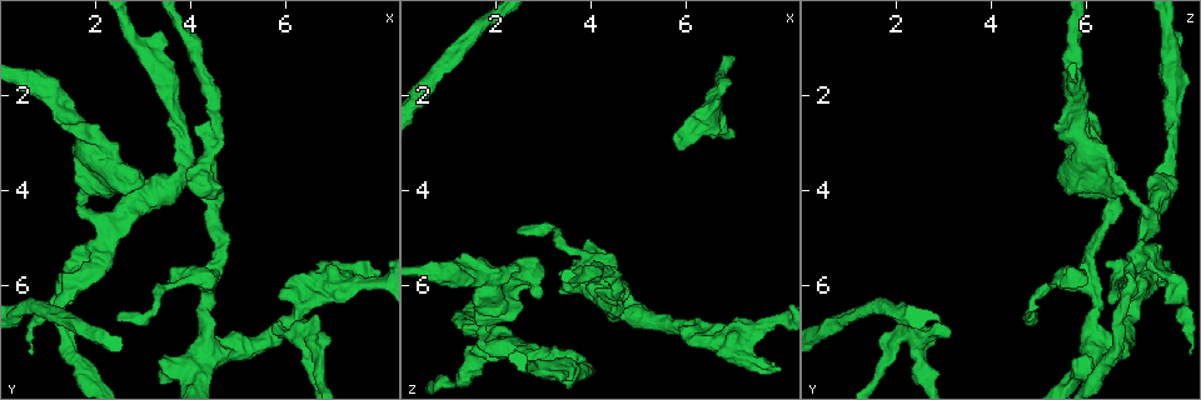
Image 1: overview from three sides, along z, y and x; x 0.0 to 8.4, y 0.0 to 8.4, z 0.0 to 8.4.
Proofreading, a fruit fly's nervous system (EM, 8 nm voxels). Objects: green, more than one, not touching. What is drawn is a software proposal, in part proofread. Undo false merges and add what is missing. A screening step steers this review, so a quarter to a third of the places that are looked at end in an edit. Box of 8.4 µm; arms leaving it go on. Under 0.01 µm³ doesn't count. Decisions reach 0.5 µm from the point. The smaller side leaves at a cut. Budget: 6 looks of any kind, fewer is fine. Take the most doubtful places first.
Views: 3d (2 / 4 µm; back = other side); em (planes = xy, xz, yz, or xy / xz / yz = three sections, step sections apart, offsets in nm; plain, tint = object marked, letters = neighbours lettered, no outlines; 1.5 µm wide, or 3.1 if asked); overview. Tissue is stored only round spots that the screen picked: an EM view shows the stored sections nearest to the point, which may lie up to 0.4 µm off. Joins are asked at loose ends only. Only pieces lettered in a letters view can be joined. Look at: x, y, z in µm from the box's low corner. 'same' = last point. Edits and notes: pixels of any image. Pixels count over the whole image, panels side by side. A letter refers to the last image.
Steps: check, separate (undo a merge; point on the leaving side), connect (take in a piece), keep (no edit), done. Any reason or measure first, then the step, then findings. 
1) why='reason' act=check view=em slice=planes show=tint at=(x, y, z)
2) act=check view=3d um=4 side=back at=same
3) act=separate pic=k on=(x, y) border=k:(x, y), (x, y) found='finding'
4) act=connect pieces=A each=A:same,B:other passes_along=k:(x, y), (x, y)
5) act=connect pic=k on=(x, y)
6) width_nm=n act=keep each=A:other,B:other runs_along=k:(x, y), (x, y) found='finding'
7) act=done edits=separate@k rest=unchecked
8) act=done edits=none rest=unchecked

why='branch stops here' act=check view=em slice=planes show=letters at=(2.50, 6.75, 4.75)

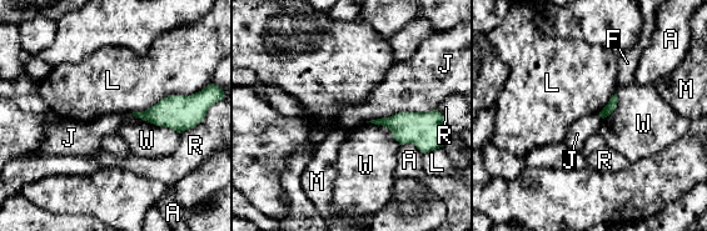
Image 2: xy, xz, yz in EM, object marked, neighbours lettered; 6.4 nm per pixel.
longest_contact=J:460nm act=keep each=A:other,F:other,J:other,L:other,M:other,R:other,W:other border=2:(436, 109), (398, 111), (367, 121) found='no lettered piece goes on from it'

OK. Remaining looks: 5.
why='branch stops here' act=check view=3d um=2 side=back at=(1.30, 2.70, 5.30)

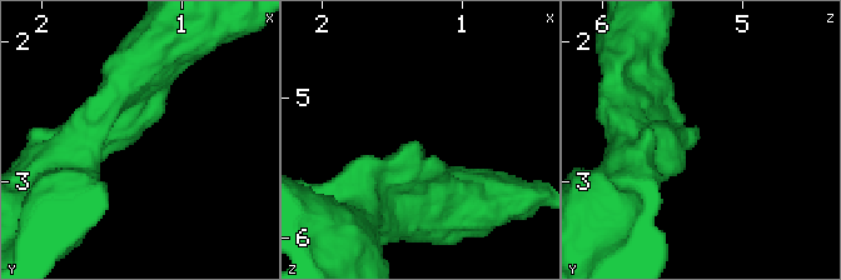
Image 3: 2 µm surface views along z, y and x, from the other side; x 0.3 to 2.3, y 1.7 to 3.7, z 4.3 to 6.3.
act=check view=em slice=xz step=4 show=letters at=(1.32, 2.66, 5.28)

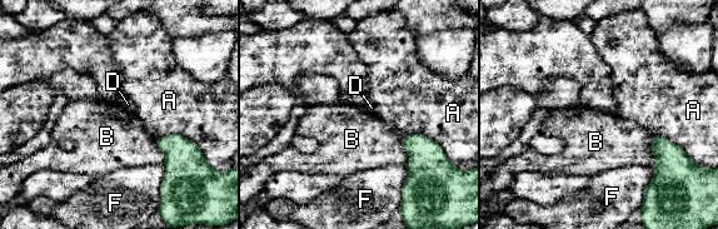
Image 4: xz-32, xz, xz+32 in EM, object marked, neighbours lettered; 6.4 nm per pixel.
why='another direction' act=check view=em slice=planes show=letters at=same

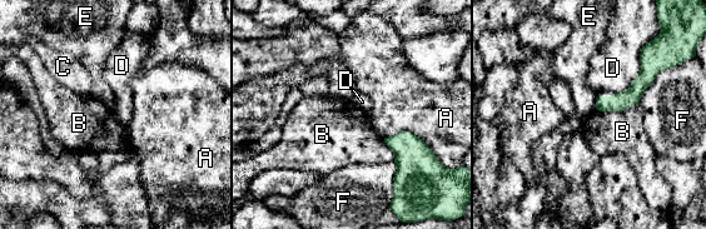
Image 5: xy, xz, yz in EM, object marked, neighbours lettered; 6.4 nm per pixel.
act=keep each=A:other,B:other,C:other,D:other,E:other,F:other border=5:(598, 94), (595, 108) found='none of them fits'

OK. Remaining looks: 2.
why='narrows sharply' act=check view=em slice=planes show=tint at=(2.05, 5.25, 7.15)

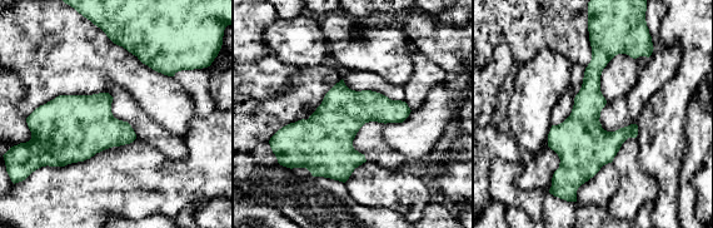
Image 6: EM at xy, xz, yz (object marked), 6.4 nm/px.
act=check view=em slice=planes show=letters at=same

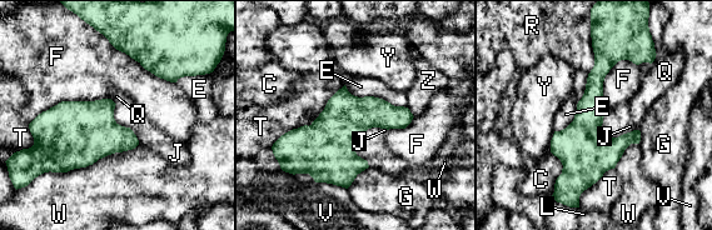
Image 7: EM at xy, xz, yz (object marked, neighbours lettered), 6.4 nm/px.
act=keep each=C:other,E:other,F:other,G:other,J:other,L:other,Q:other,R:other,T:other,V:other,W:other,Y:other,Z:other border=7:(601, 124), (610, 136), (638, 129) found='all the same neuron'

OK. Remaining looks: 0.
act=done edits=none rest=unchecked

